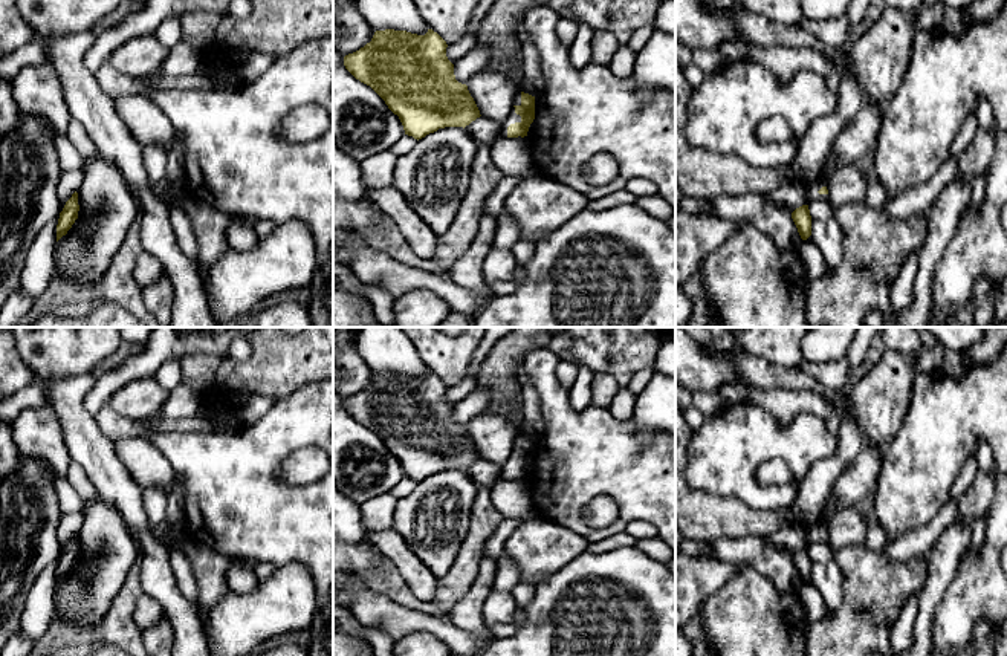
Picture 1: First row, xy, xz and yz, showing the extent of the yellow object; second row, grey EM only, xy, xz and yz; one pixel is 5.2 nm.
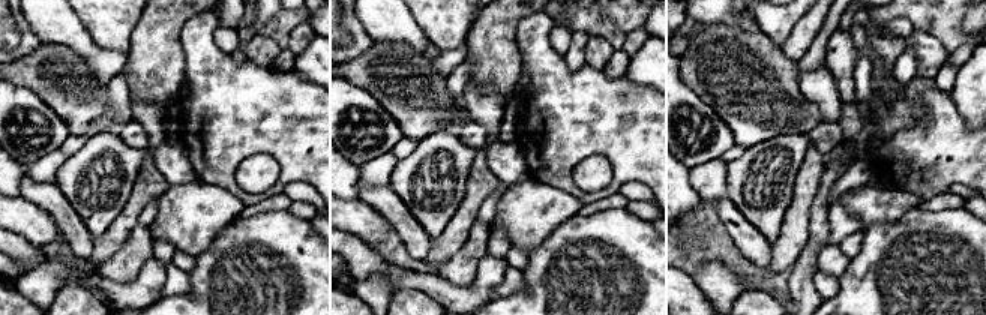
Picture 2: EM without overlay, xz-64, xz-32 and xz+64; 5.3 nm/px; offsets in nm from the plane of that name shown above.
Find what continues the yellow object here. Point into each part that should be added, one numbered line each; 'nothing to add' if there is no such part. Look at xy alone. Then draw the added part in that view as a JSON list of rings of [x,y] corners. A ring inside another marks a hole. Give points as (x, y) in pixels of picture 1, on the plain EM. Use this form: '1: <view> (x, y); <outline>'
nothing to add

